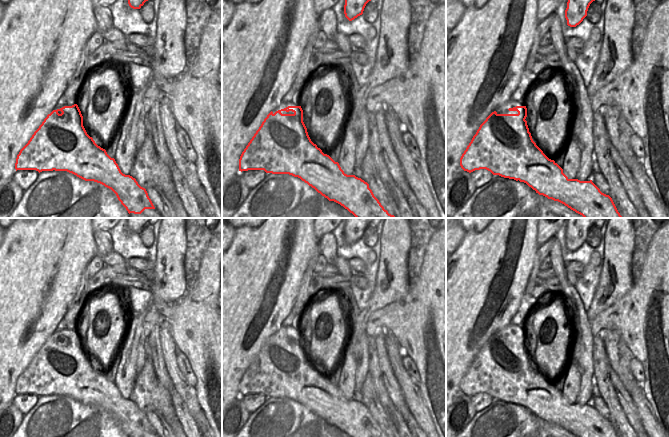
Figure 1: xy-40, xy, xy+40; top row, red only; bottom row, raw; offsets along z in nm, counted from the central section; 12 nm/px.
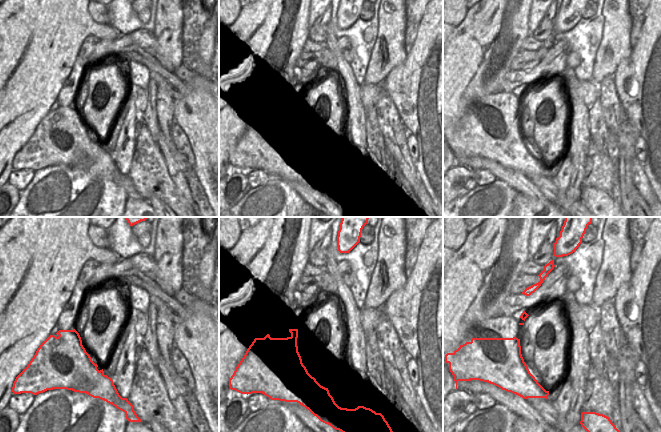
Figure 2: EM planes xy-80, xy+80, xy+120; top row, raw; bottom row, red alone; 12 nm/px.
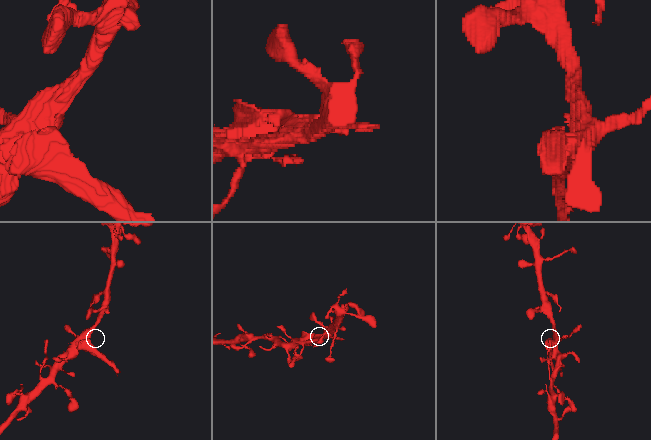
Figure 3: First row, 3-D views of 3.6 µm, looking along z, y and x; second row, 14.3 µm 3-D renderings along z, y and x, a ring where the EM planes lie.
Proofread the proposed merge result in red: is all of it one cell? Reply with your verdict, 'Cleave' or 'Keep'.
Cleave

